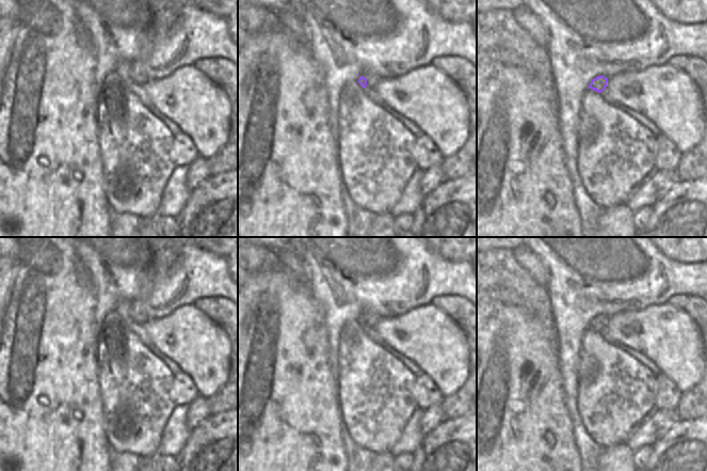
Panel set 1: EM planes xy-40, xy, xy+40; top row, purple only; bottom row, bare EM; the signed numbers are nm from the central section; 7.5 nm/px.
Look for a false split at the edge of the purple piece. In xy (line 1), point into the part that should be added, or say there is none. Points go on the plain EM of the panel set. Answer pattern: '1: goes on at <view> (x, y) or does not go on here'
1: goes on at xy (372, 318)

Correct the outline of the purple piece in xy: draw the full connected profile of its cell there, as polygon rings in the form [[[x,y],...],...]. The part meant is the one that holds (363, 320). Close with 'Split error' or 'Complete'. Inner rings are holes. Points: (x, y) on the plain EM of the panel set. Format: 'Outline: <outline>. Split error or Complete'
Outline: [[[363,313],[358,318],[358,323],[364,328],[371,328],[372,326],[375,326],[381,318],[381,316],[374,313]]]. Split error.

